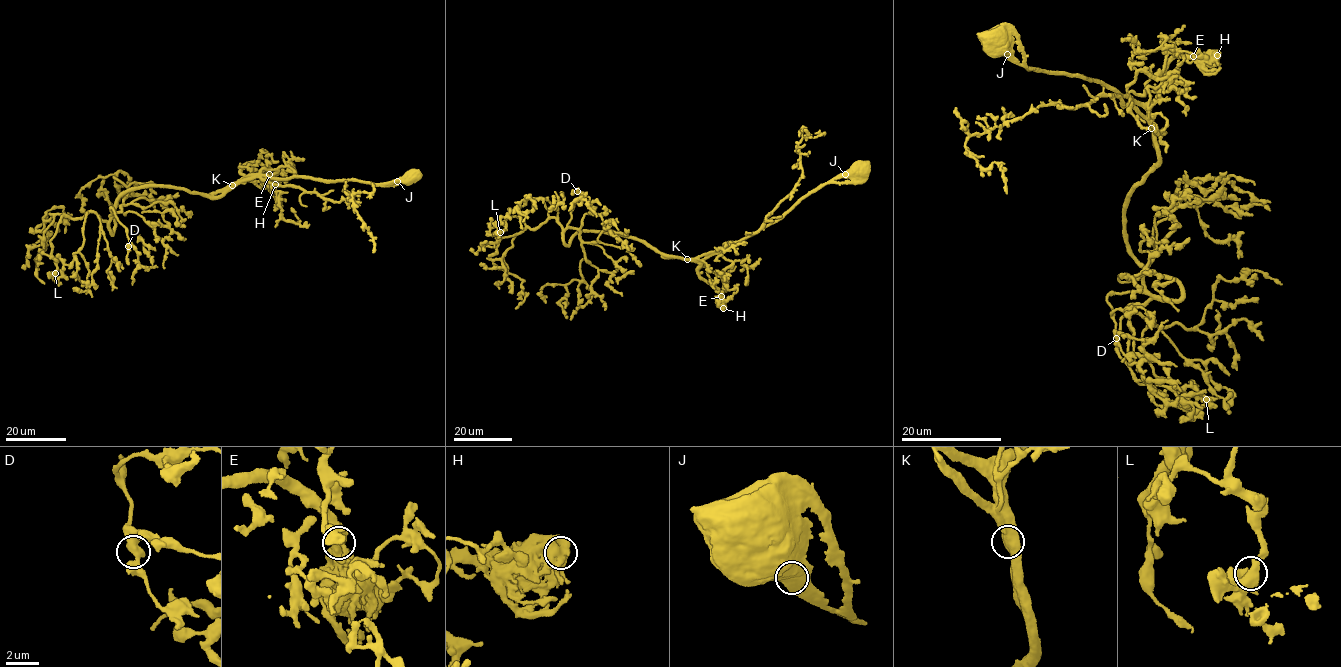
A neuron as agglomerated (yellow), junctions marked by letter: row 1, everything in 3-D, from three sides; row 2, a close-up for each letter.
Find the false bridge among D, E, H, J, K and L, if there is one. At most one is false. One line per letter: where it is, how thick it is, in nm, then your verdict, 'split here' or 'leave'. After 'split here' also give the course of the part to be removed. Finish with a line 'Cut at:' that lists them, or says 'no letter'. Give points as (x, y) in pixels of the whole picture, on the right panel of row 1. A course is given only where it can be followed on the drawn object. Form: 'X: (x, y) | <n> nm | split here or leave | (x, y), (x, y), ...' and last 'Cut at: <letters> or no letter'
D: (1116, 338) | 550 nm | leave
E: (1193, 56) | 600 nm | leave
H: (1217, 55) | 800 nm | leave
J: (1007, 54) | 800 nm | leave
K: (1151, 128) | 750 nm | split here | (1151, 128), (1109, 93), (1072, 108), (1046, 104), (971, 136), (968, 153), (1001, 167), (1006, 193)
L: (1206, 399) | 500 nm | leave
Cut at: K

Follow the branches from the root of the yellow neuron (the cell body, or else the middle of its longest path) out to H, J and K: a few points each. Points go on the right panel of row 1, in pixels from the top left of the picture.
H: (995, 37), (1006, 57), (1028, 71), (1077, 74), (1139, 105), (1156, 98), (1164, 71), (1178, 54), (1217, 55)
J: (995, 37), (1007, 54)
K: (995, 37), (1006, 57), (1028, 71), (1077, 74), (1128, 98), (1151, 128)

